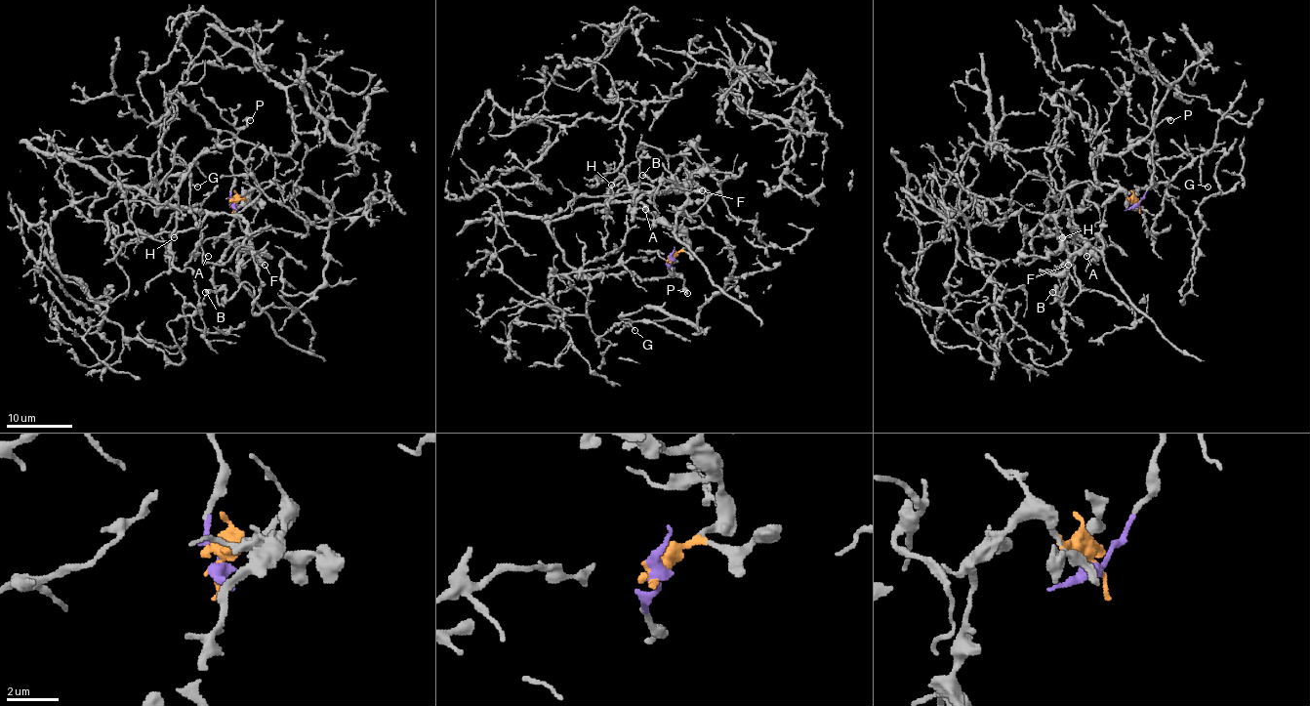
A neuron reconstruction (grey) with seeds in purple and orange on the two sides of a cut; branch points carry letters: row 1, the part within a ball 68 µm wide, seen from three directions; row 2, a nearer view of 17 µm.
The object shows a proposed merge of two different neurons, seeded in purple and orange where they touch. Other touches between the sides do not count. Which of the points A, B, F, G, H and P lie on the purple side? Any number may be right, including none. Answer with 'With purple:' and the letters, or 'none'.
With purple: B, G, H, P

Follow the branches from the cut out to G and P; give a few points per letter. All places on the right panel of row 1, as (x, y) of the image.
G: (1136, 205), (1151, 185), (1154, 141), (1148, 168), (1159, 182), (1213, 146), (1199, 167), (1207, 186)
P: (1136, 205), (1151, 185), (1156, 127), (1166, 119), (1170, 120)

